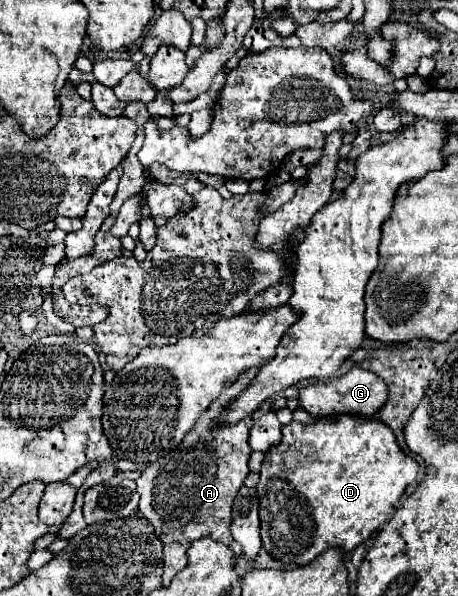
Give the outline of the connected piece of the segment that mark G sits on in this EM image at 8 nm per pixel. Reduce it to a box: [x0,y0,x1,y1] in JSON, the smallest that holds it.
[299,368,387,418]

